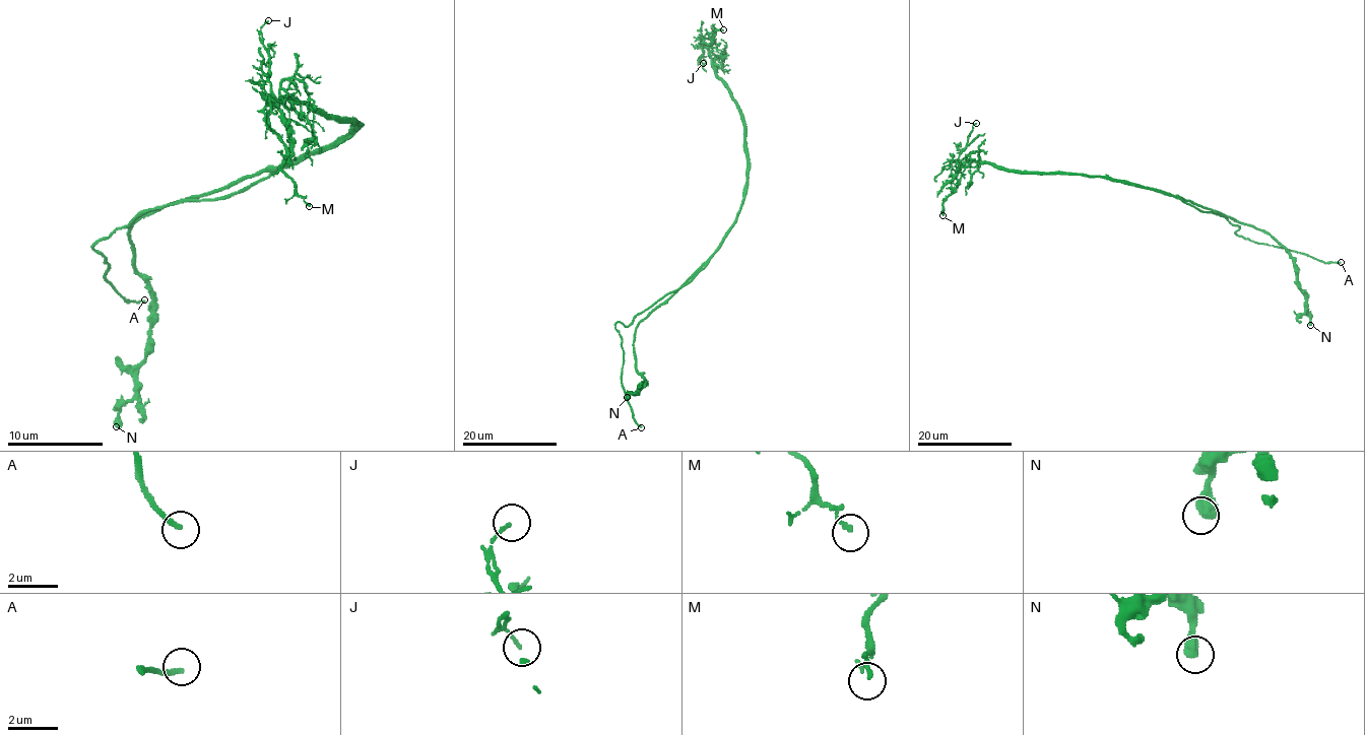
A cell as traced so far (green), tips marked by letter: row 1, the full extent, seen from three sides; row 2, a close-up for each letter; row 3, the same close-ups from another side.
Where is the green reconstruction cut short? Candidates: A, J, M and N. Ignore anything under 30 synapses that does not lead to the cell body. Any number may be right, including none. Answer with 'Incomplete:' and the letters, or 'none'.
Incomplete: A

